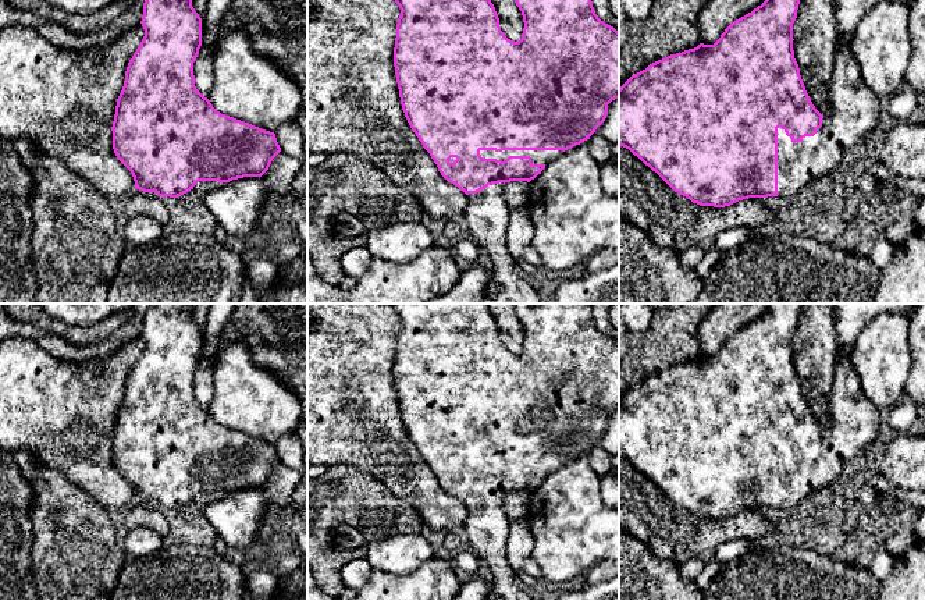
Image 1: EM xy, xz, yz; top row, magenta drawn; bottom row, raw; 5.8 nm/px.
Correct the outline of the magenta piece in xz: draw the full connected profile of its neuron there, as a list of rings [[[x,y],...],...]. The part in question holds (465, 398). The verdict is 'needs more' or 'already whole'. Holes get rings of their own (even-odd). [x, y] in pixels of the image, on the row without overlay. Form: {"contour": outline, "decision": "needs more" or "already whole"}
{"contour": [[[391,303],[401,320],[396,335],[394,359],[394,379],[399,409],[405,429],[423,459],[430,465],[441,487],[467,507],[463,529],[469,550],[485,564],[491,572],[492,587],[487,600],[533,600],[519,586],[519,578],[506,558],[506,542],[510,532],[510,519],[504,507],[504,496],[510,493],[534,491],[545,476],[559,469],[565,462],[590,451],[595,441],[605,433],[608,416],[619,411],[619,344],[601,333],[594,323],[591,303],[516,303],[515,315],[523,327],[523,345],[519,354],[505,348],[499,330],[487,303]]], "decision": "needs more"}

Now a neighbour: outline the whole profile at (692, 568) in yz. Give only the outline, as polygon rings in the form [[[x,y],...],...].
[[[698,558],[686,560],[680,567],[680,574],[689,581],[695,581],[704,571],[707,562]]]

